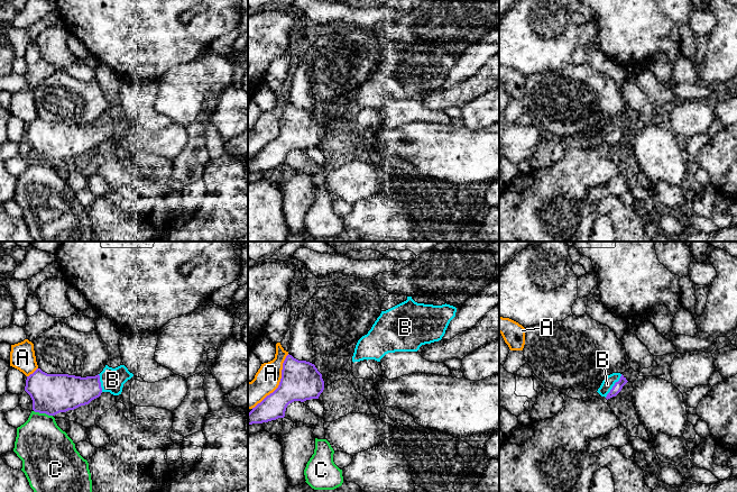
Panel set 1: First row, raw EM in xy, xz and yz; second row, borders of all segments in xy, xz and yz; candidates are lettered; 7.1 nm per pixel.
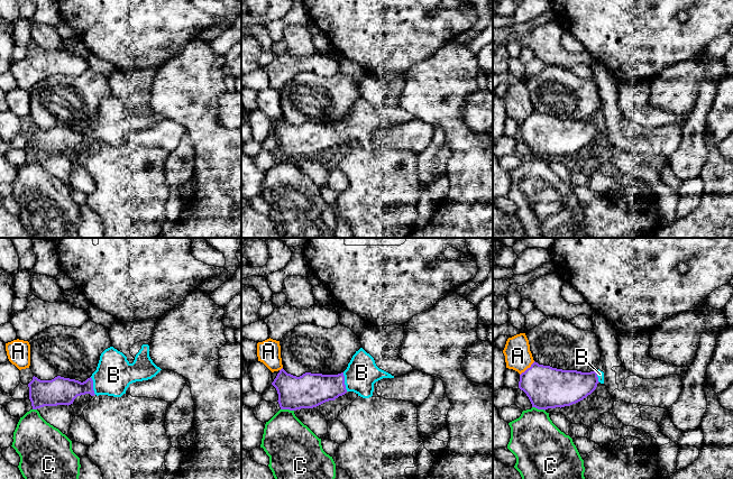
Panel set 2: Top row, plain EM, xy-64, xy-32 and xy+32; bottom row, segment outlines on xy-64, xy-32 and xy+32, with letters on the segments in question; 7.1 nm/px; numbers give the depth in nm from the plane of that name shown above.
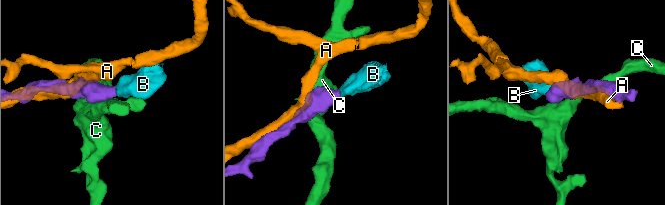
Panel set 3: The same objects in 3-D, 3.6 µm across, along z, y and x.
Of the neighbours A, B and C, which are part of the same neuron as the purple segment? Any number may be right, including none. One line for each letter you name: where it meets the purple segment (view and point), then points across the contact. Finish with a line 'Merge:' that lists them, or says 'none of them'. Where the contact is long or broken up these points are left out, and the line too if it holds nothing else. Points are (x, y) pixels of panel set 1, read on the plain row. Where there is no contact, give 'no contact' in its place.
B: yz (614, 134) | across yz (618, 134), (614, 134), (607, 133)
Merge: B

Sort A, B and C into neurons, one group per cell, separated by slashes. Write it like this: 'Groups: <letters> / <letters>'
Groups: A / B / C

